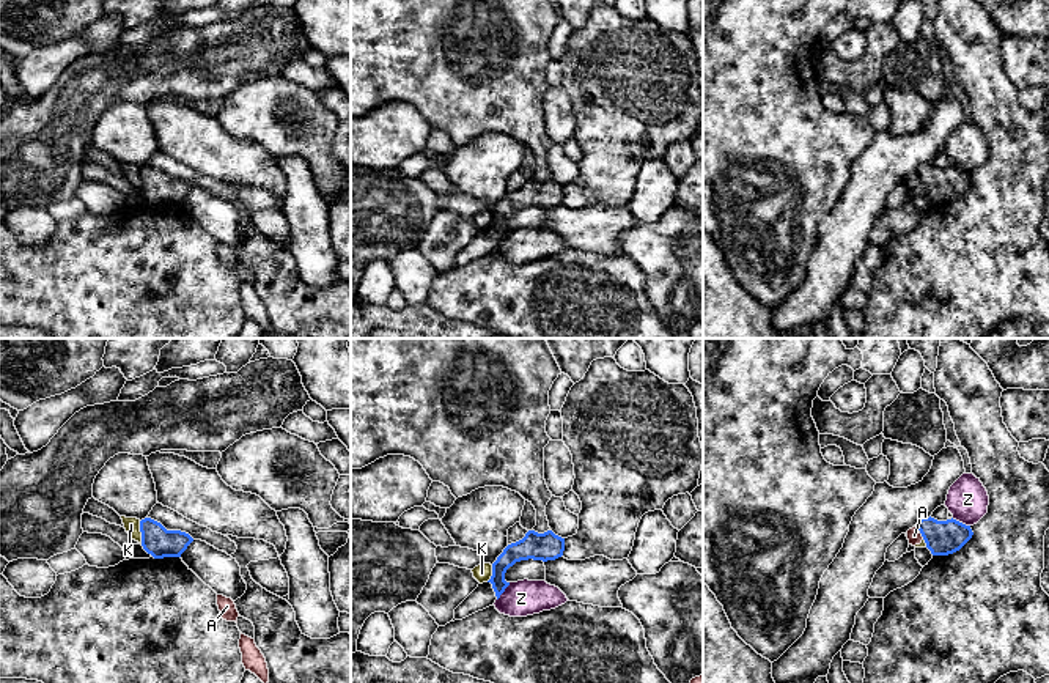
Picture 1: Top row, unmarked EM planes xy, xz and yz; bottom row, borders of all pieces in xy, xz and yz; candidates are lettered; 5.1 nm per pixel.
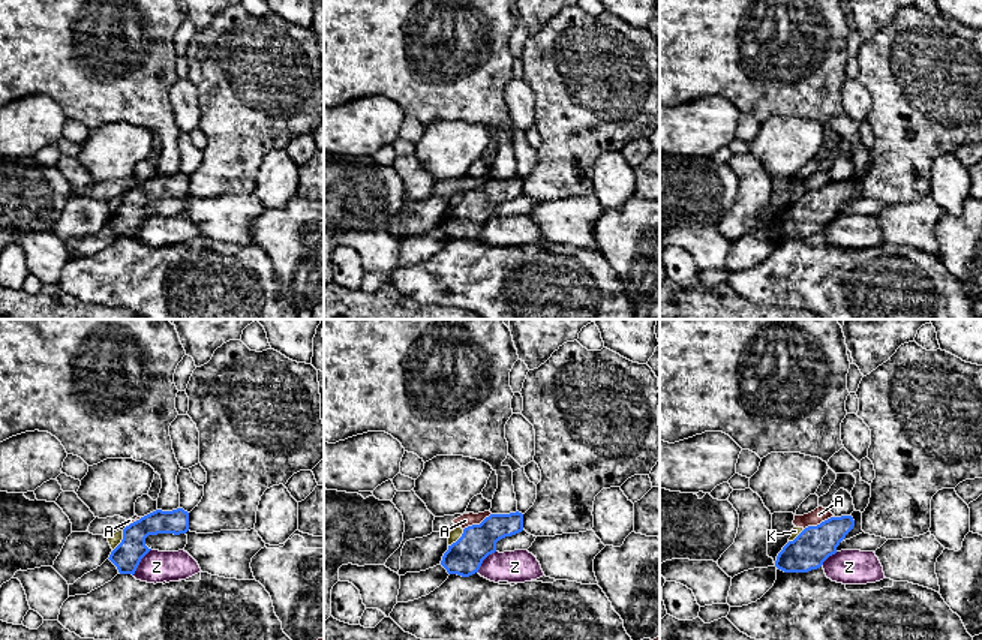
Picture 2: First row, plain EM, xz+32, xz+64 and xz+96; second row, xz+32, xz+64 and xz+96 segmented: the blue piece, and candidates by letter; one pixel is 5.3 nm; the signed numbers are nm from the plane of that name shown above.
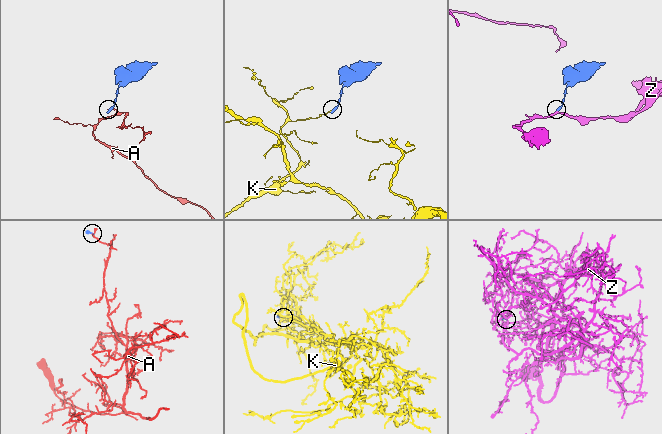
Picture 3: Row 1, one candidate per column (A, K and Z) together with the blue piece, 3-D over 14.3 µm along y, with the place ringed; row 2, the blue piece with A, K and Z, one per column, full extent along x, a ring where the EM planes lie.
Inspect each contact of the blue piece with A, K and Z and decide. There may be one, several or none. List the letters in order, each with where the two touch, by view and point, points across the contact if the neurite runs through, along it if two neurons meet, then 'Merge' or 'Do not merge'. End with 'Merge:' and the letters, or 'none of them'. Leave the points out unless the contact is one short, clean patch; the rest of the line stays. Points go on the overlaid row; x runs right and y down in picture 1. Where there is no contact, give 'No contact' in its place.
A: Touches blue at yz (920, 532). Boundary: yz (916, 527), (923, 539). Do not merge
K: Touches blue at xy (140, 531). Boundary: xy (139, 521), (142, 543). Do not merge
Z: Touches blue at xz (504, 590). Boundary: xz (510, 583), (497, 600). Do not merge
Merge: none of them

